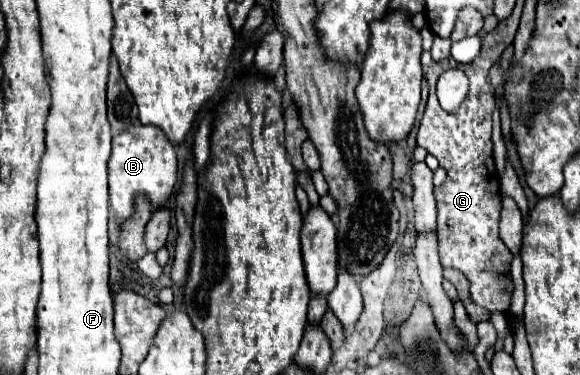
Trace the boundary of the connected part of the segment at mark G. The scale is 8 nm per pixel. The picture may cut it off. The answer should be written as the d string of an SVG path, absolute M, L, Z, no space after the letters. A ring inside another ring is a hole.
M452 57L438 61L428 69L426 79L430 85L430 97L428 97L424 119L418 129L418 145L424 147L430 155L434 155L440 161L440 167L446 169L444 185L440 185L440 189L434 189L436 205L438 205L438 253L440 253L442 267L460 269L468 277L470 295L476 305L488 309L488 311L506 313L506 309L510 307L510 291L514 285L512 285L512 281L508 281L508 279L504 281L504 277L502 277L502 271L510 269L512 253L508 251L508 247L502 243L502 239L498 235L500 183L498 183L498 173L496 173L496 165L494 165L494 157L492 157L492 113L496 107L496 97L492 93L490 83L486 81L486 77L476 77L476 73L472 73L472 71L478 71L478 69L464 67L464 65L456 63ZM446 67L462 67L472 77L468 99L462 103L458 113L444 113L444 109L438 105L438 99L436 99L436 79Z

